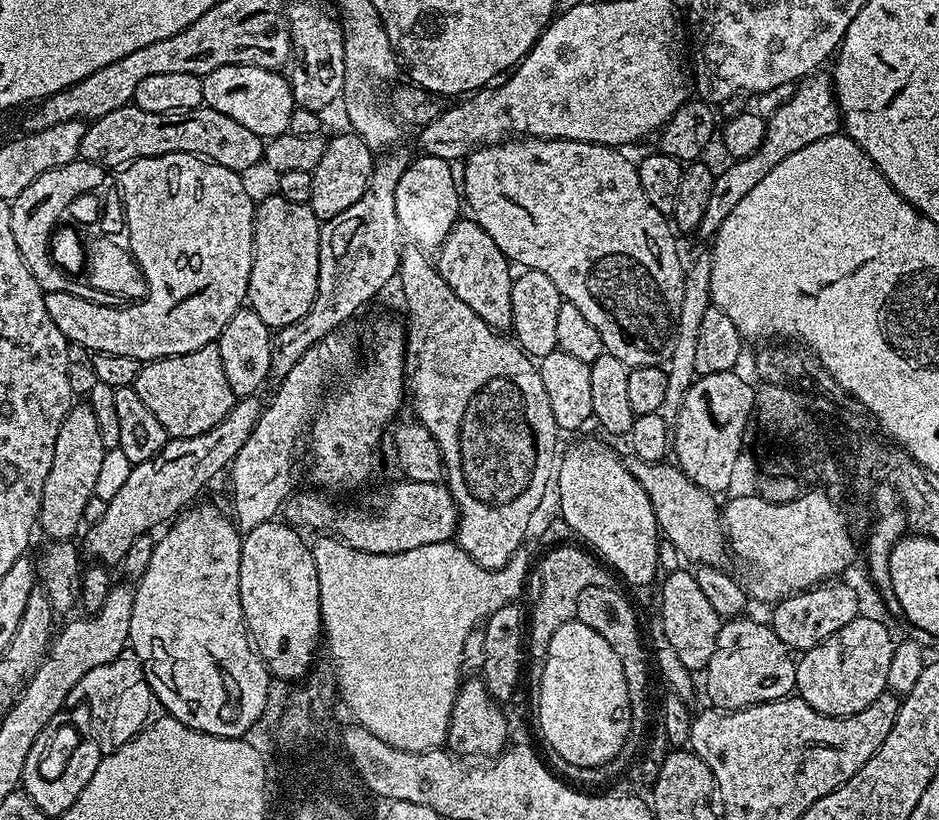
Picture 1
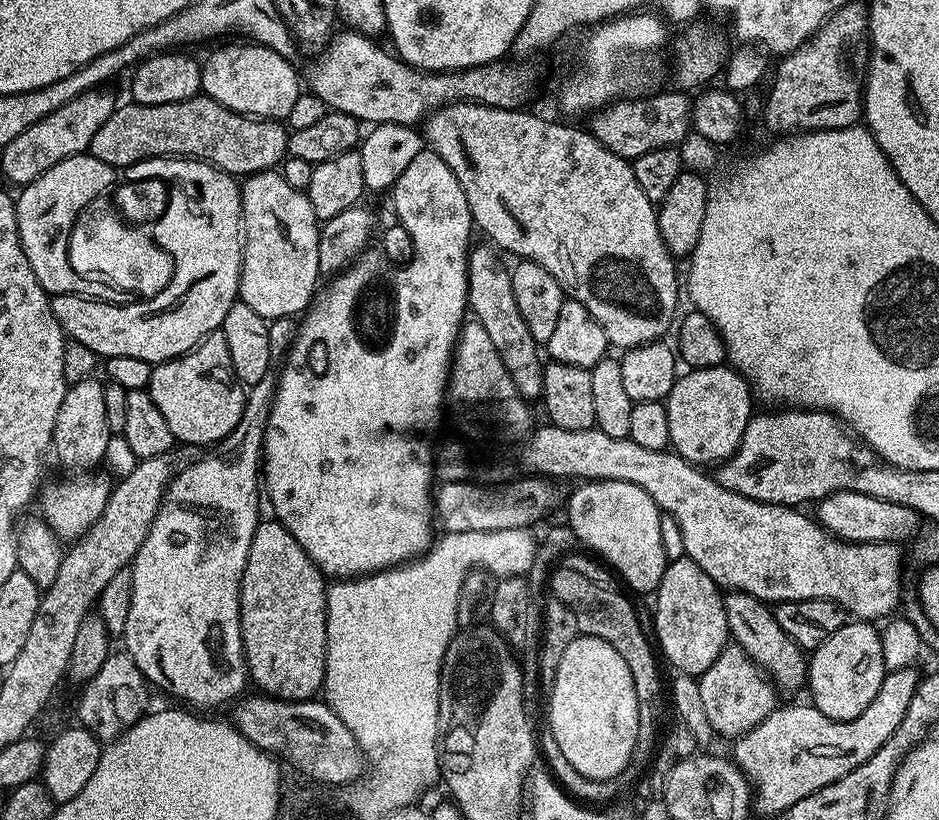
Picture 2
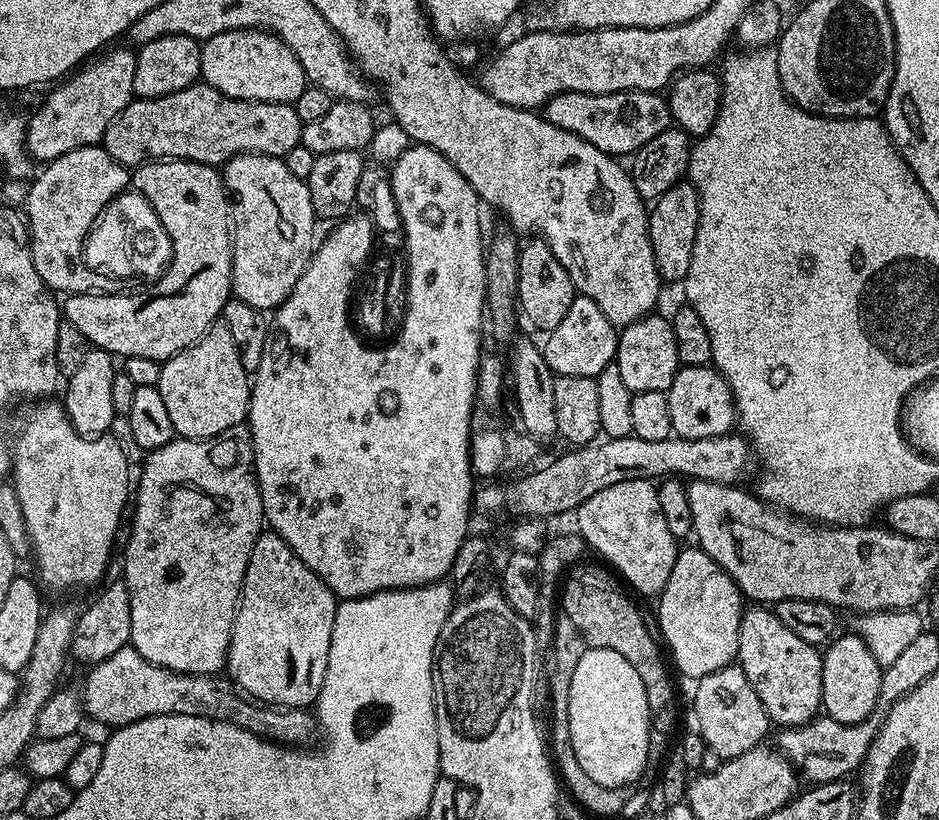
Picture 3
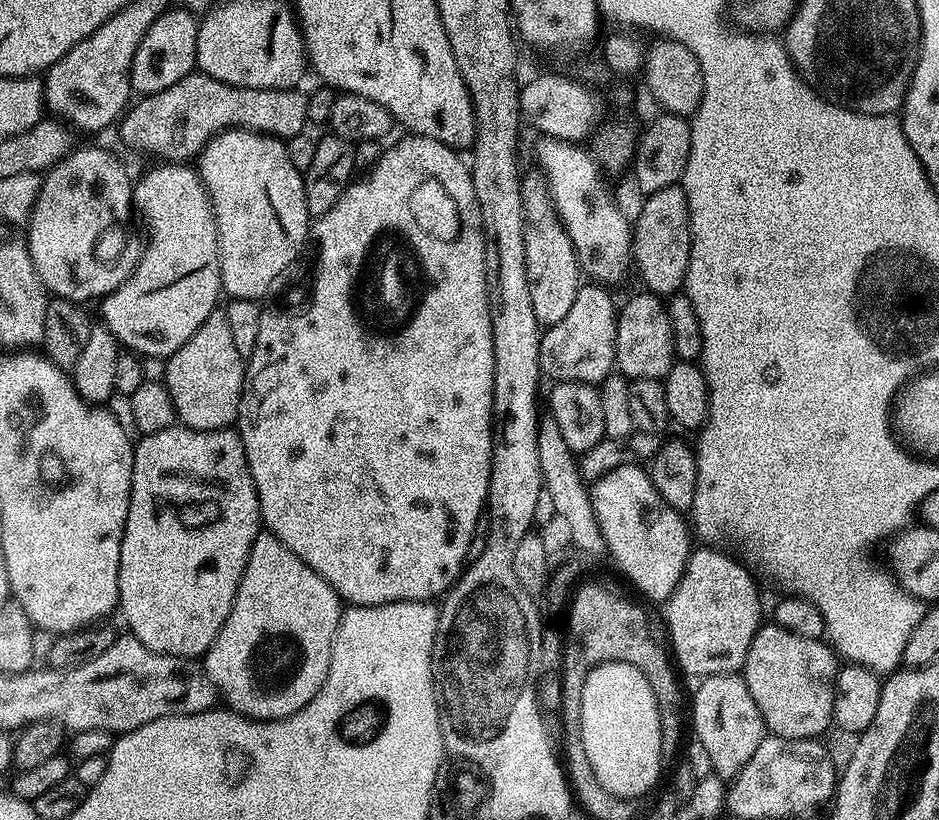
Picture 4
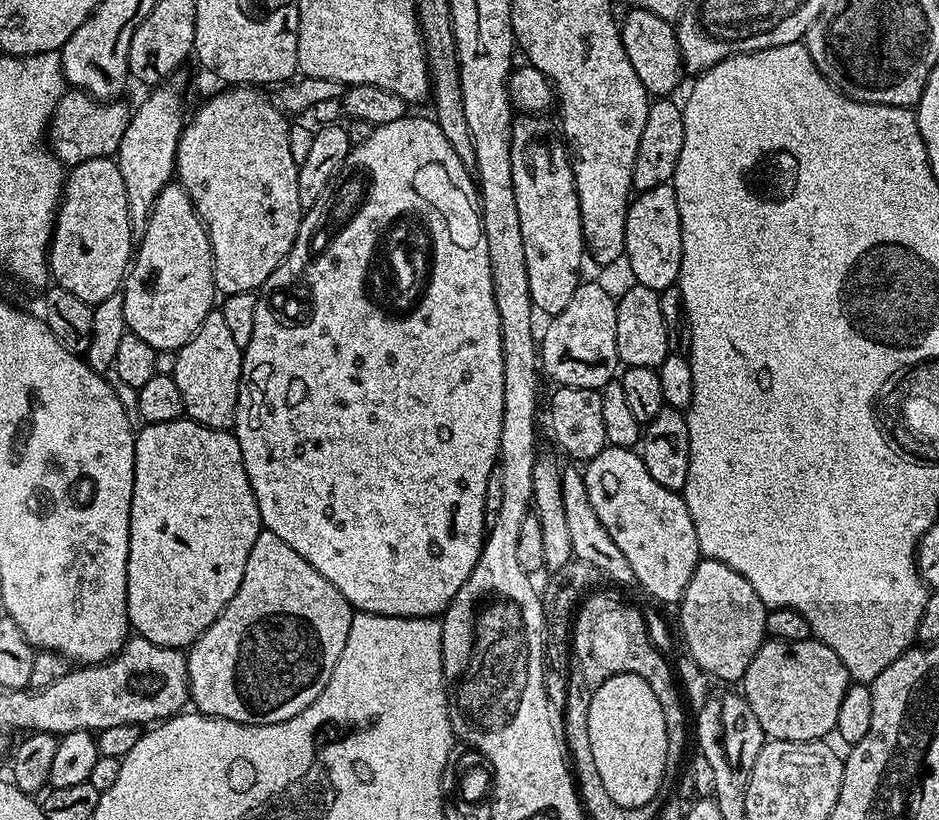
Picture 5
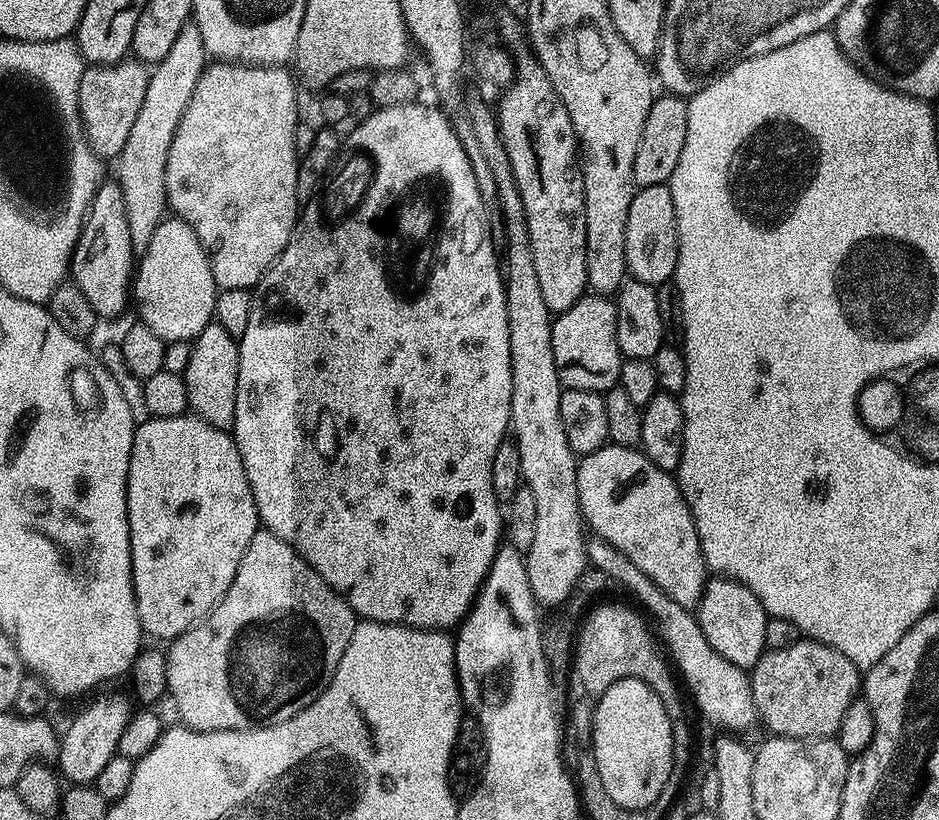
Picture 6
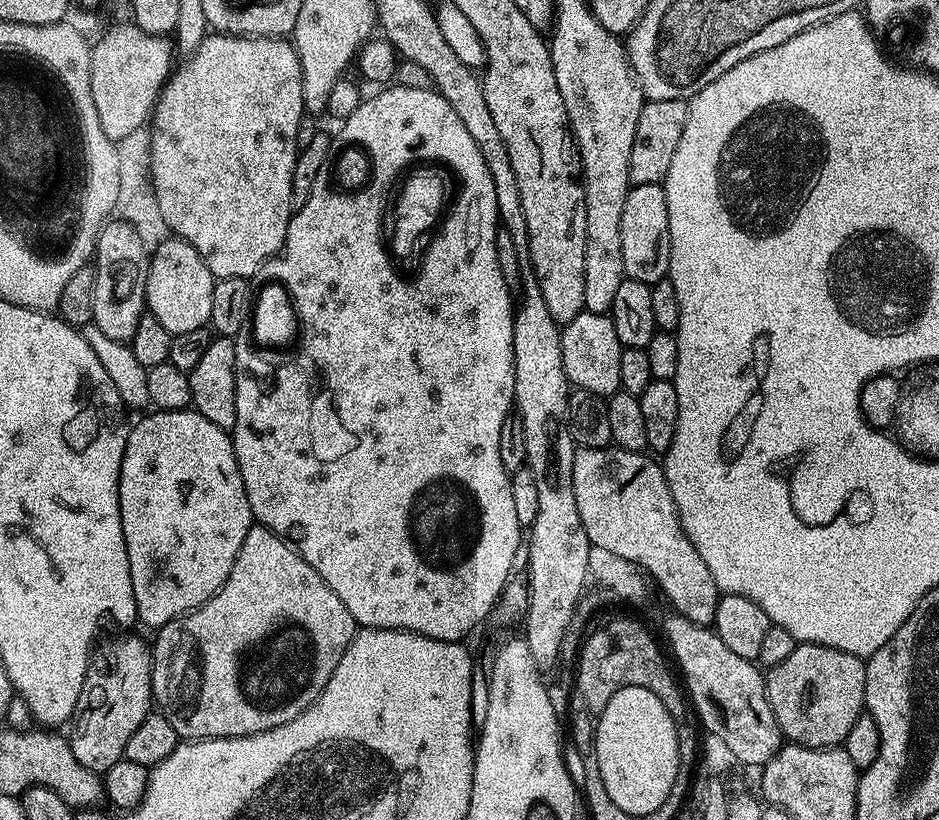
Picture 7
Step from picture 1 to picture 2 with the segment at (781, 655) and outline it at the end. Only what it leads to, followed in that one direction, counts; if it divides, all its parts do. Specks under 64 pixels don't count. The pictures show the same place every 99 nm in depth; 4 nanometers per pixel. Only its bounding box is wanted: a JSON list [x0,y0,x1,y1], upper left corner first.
[698,642,778,738]

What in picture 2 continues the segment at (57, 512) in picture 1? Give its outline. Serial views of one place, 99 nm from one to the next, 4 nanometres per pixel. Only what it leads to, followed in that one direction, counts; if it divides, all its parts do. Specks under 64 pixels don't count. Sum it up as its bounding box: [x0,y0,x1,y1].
[52,379,114,474]

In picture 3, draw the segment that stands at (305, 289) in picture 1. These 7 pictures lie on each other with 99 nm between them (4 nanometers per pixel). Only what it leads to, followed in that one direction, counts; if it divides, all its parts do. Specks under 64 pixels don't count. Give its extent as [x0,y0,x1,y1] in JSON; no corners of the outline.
[222,152,318,310]

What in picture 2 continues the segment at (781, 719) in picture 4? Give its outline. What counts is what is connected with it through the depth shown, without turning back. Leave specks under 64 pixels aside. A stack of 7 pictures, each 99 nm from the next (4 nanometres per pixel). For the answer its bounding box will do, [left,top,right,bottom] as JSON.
[723,590,808,692]

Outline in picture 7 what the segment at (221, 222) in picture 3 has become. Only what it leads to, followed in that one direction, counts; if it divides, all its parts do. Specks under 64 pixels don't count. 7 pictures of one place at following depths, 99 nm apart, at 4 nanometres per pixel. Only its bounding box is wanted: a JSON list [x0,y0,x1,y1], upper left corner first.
[144,238,214,336]

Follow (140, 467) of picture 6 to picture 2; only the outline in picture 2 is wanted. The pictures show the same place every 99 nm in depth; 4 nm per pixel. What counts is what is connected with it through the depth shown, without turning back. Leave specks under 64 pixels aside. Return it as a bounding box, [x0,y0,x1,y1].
[122,370,277,710]

